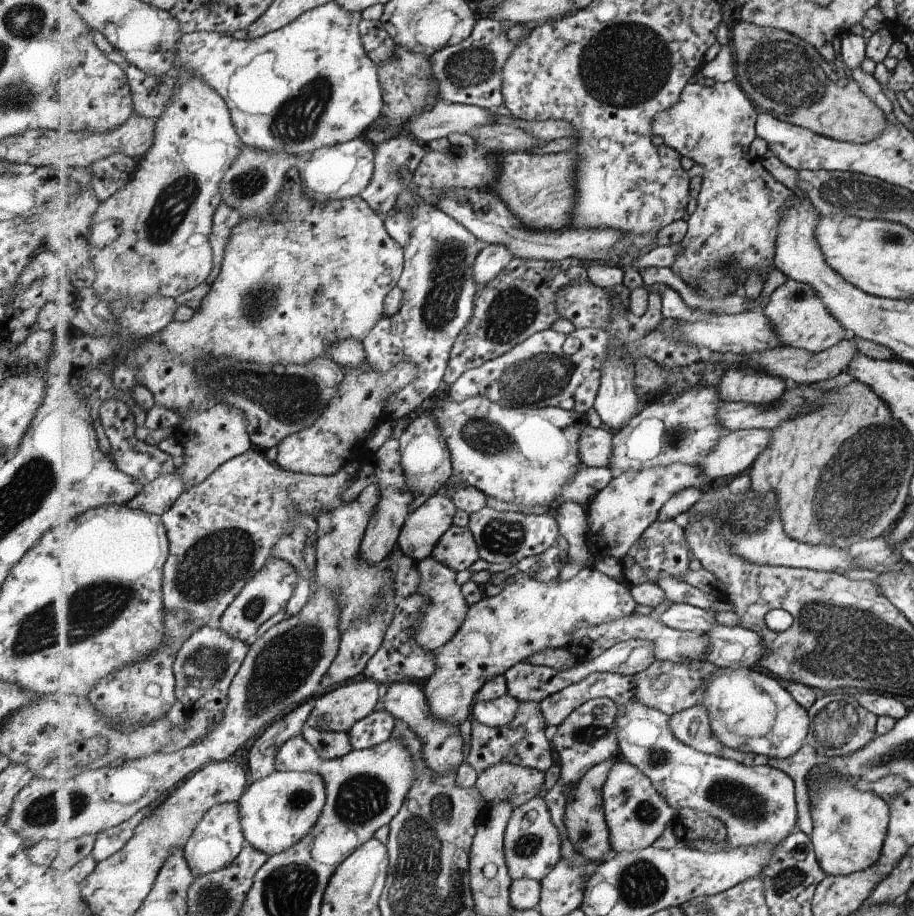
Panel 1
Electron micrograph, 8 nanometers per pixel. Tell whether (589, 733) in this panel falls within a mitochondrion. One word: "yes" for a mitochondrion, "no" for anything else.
yes

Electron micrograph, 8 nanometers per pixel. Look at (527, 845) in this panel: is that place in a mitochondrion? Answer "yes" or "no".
yes

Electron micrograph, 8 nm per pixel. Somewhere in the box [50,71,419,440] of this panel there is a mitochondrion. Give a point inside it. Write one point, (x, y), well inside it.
(288, 397)

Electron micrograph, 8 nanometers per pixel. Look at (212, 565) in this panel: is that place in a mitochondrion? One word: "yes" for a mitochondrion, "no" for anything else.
yes

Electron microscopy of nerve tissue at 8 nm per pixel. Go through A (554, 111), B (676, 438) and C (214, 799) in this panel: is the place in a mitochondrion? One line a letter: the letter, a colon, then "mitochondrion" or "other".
A: other
B: mitochondrion
C: other

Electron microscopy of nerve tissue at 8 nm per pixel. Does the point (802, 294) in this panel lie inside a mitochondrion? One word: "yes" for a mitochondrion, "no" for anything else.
yes

